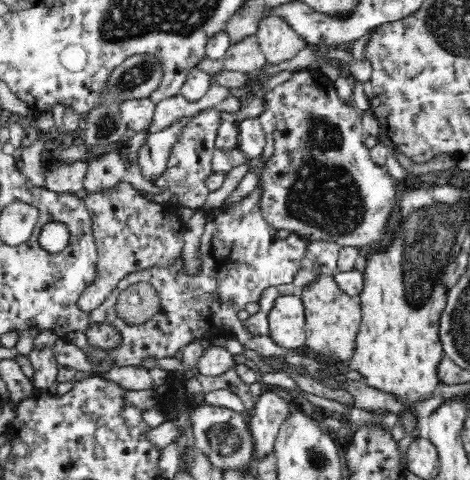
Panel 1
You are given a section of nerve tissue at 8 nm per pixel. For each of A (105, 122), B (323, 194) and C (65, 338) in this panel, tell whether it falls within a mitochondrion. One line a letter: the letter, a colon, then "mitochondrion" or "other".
A: mitochondrion
B: mitochondrion
C: other

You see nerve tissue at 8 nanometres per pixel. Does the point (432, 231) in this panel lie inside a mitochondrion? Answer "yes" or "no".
yes

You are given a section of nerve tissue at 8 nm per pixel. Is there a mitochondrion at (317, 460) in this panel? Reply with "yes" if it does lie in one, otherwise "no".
yes

